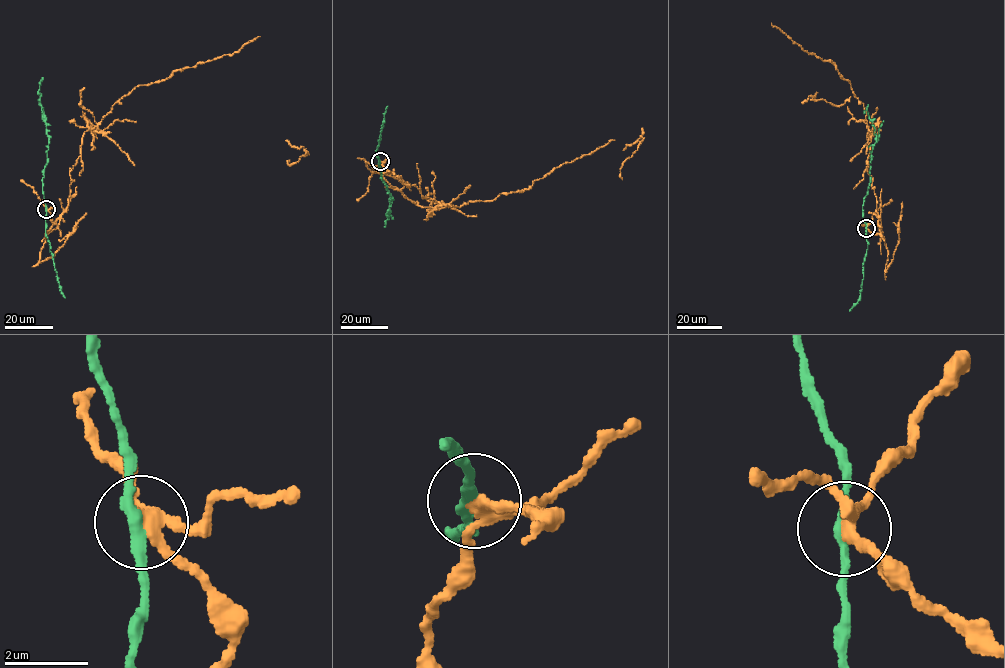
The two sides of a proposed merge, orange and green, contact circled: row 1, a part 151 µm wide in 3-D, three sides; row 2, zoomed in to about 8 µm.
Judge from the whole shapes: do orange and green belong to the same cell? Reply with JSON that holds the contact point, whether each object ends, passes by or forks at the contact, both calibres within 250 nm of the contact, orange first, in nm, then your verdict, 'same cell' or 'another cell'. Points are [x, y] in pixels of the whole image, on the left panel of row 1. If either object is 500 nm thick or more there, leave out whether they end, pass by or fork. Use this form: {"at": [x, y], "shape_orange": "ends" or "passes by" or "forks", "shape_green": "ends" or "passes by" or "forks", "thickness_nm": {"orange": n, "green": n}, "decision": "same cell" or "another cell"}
{"at": [46, 209], "shape_orange": "forks", "shape_green": "passes by", "thickness_nm": {"orange": 240, "green": 240}, "decision": "another cell"}

